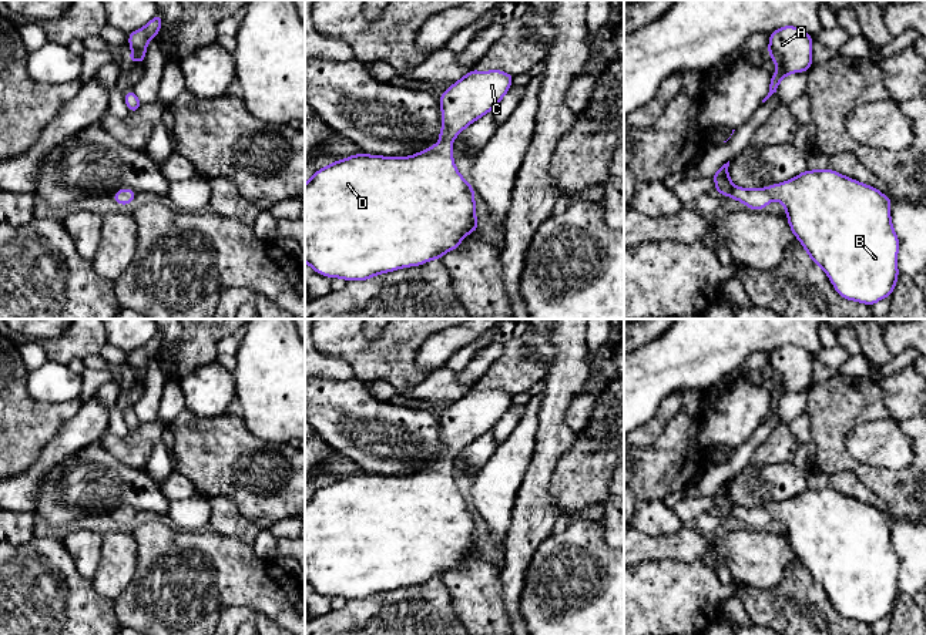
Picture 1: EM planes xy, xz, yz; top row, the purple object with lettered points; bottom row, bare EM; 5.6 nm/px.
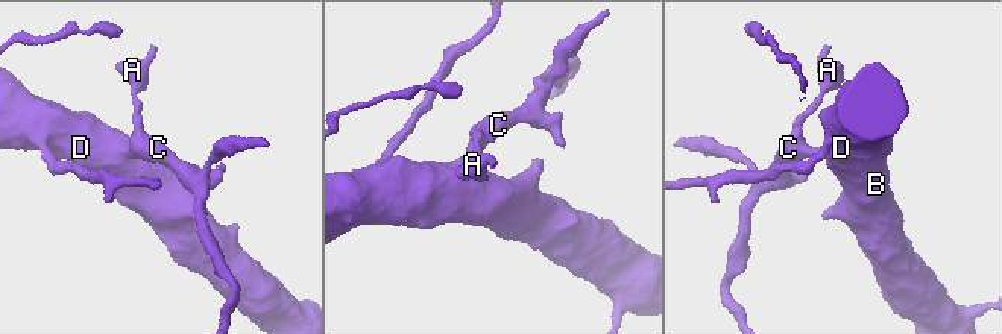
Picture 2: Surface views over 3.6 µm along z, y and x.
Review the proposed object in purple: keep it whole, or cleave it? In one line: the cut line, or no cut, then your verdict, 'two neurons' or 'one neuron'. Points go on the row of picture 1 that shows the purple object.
cut none; one neuron

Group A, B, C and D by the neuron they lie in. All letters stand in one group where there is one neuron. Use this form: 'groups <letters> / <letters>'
groups A B C D

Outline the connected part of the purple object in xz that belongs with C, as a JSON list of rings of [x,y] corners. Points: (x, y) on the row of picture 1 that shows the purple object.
[[[470,70],[463,78],[450,85],[440,97],[442,108],[442,131],[439,134],[439,144],[426,148],[410,157],[382,157],[382,155],[368,155],[359,152],[358,155],[350,155],[340,161],[333,161],[318,169],[313,177],[305,184],[305,262],[316,272],[331,279],[343,278],[348,280],[366,280],[380,273],[387,273],[397,271],[400,268],[419,266],[433,259],[440,259],[446,252],[456,251],[459,243],[472,232],[480,231],[476,219],[476,204],[474,204],[474,189],[470,182],[467,182],[454,165],[453,161],[453,147],[450,145],[454,138],[472,122],[482,118],[490,112],[507,94],[510,90],[514,75],[500,71],[476,71]]]

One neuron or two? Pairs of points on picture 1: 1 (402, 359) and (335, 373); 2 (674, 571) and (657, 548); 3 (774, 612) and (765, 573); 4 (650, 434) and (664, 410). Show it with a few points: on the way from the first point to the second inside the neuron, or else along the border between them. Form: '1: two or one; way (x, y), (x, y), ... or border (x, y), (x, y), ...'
1: two; border (324, 353), (344, 358), (355, 376)
2: two; border (700, 560), (644, 560), (638, 563)
3: two; border (791, 564), (775, 585), (747, 585)
4: one; way (651, 429), (663, 416)

